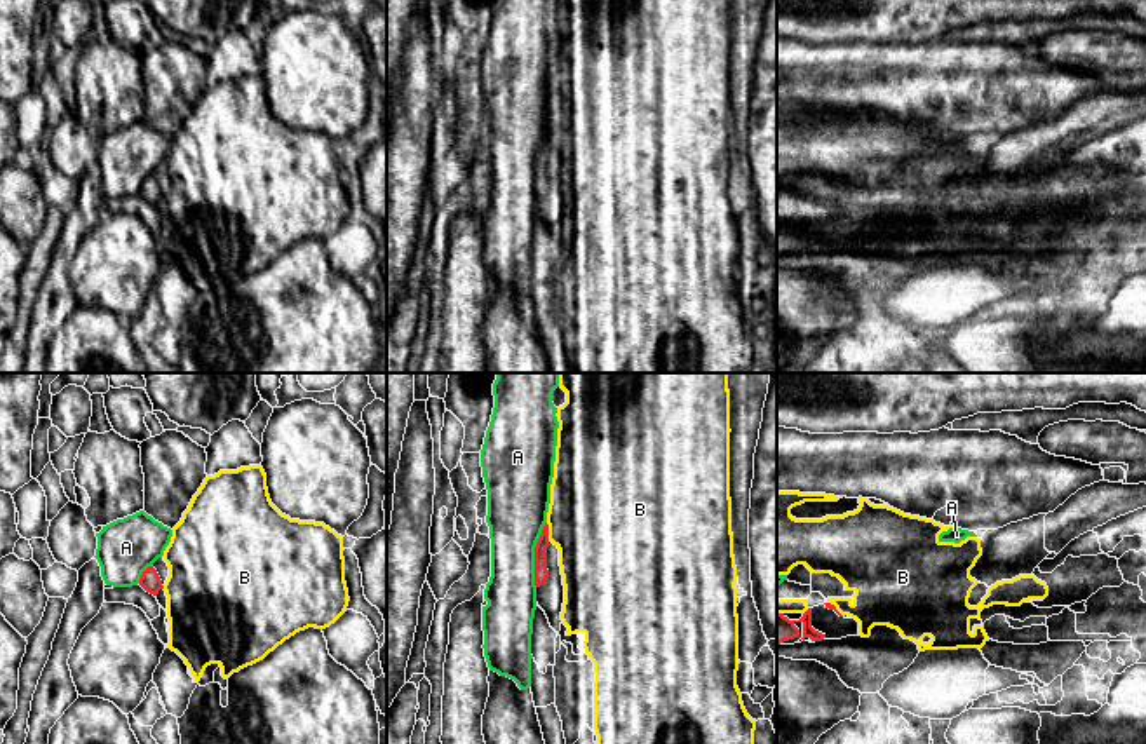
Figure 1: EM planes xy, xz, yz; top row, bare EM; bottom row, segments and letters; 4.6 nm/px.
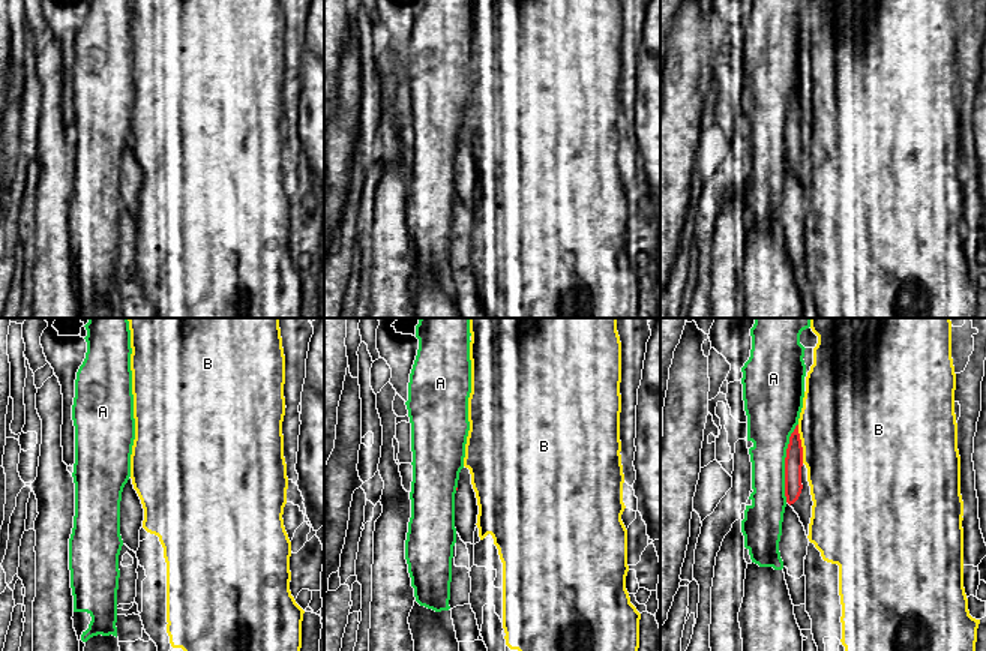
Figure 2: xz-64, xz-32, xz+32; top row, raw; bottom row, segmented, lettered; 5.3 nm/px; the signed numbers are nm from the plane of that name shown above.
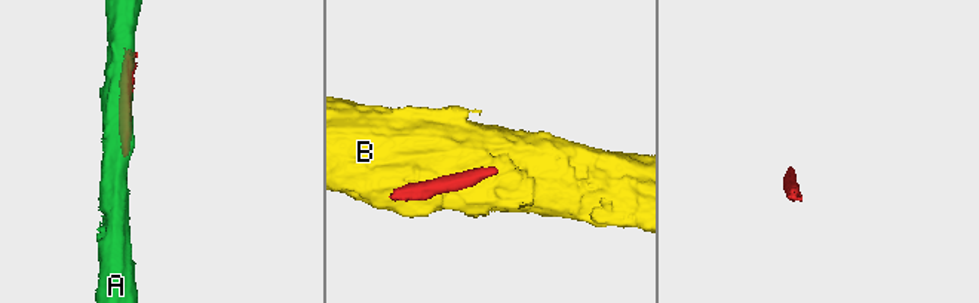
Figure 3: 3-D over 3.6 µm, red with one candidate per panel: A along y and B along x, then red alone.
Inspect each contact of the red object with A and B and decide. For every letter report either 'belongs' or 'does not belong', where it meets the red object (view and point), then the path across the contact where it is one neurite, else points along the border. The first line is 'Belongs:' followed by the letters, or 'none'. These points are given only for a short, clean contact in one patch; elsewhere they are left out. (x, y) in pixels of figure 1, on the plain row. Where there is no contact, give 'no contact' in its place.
Belongs: none
A: does not belong | xz (535, 164)
B: does not belong | xz (547, 142)

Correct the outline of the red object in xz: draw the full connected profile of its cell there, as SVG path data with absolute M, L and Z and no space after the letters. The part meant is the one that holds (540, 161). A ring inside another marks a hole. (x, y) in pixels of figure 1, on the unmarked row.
M547 132L535 157L535 195L538 216L545 221L550 237L559 242L564 195L559 176L559 159L549 150Z

